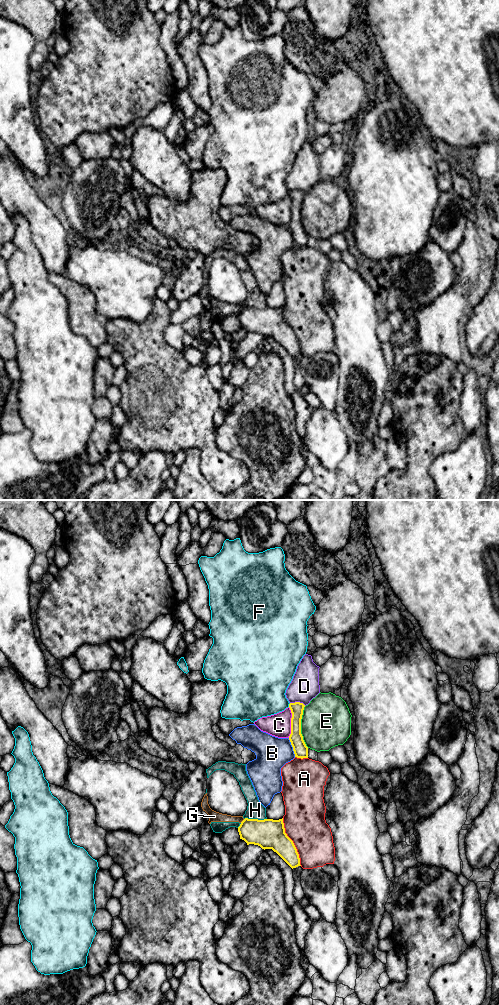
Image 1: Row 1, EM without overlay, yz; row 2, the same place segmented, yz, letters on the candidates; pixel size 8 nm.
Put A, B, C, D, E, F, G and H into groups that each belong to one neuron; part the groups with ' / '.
A / B / C / D / E / F / G H

